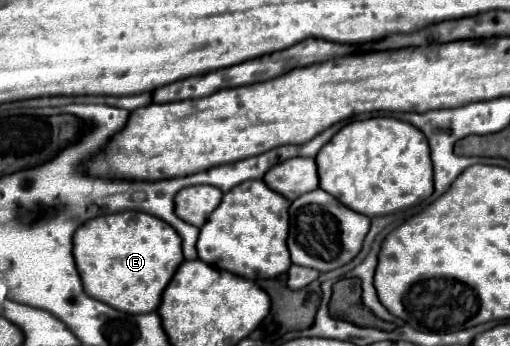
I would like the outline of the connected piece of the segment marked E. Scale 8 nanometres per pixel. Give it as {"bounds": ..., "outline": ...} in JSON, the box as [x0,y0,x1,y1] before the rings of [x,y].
{"bounds":[74,211,184,315],"outline":[[[140,211],[86,221],[74,233],[74,259],[88,295],[100,297],[110,307],[132,315],[156,311],[164,289],[184,263],[180,235],[166,221]]]}

